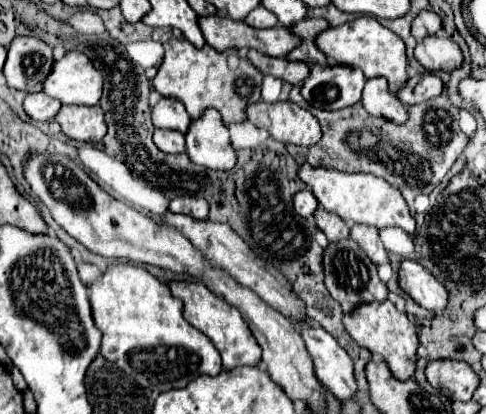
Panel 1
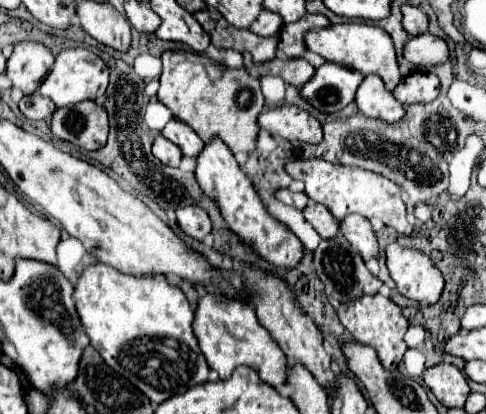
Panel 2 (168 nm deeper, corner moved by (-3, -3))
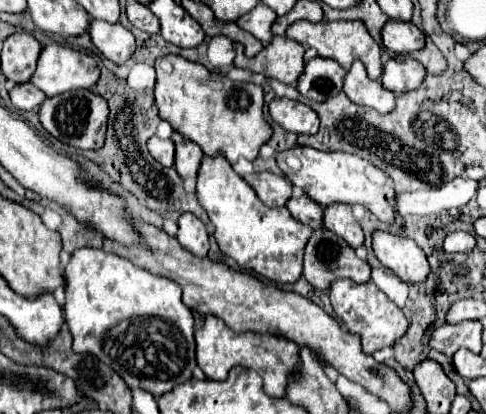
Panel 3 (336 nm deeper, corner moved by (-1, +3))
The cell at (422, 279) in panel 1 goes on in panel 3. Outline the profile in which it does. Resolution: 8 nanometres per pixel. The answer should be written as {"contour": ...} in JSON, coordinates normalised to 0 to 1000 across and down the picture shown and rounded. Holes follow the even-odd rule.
{"contour":[[[788,556],[767,560],[767,609],[780,633],[809,652],[829,681],[858,686],[870,681],[883,662],[883,638],[874,609],[846,580],[829,570],[813,570]]]}

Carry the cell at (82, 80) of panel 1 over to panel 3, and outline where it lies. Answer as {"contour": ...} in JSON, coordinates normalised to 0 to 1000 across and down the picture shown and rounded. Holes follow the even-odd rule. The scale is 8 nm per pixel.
{"contour":[[[101,106],[84,121],[76,169],[64,184],[64,203],[113,232],[150,213],[187,213],[204,193],[204,159],[191,135],[134,116],[126,106]]]}

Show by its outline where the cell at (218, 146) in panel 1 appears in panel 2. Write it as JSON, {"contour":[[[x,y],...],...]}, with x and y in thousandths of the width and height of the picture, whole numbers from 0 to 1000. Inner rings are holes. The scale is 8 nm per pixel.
{"contour":[[[434,333],[434,343],[426,343],[418,362],[405,372],[401,425],[418,449],[418,464],[430,478],[438,478],[455,502],[455,517],[463,536],[475,546],[475,556],[484,556],[484,565],[504,585],[516,585],[549,633],[558,633],[570,647],[603,647],[619,628],[623,618],[619,580],[545,507],[516,435],[492,406],[484,377],[475,372],[475,357],[467,357],[463,343],[455,343],[455,333]]]}

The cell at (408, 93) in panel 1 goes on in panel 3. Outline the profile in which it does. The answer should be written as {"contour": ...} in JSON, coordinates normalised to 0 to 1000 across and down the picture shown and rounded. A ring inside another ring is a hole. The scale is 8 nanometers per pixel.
{"contour":[[[813,135],[813,140],[796,140],[788,155],[788,179],[784,179],[784,203],[813,222],[837,222],[858,213],[874,188],[874,164],[842,140],[842,135]]]}

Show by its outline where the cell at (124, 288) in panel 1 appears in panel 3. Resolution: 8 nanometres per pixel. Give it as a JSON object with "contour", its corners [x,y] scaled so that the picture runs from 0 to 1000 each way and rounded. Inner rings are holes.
{"contour":[[[163,599],[146,614],[134,647],[142,691],[134,696],[134,763],[150,812],[154,850],[183,850],[212,879],[224,879],[265,937],[290,937],[319,961],[352,947],[364,928],[393,918],[401,874],[401,816],[397,816],[397,758],[372,725],[372,696],[364,681],[319,667],[261,623],[200,599]]]}

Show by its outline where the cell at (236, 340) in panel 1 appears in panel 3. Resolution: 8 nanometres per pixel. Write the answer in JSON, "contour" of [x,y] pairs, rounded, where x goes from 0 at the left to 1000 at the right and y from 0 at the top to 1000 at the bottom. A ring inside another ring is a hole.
{"contour":[[[422,763],[422,783],[401,802],[405,821],[405,879],[430,918],[463,918],[479,884],[529,894],[545,923],[545,947],[562,961],[586,961],[591,923],[611,903],[615,889],[615,836],[607,826],[570,816],[562,807],[529,802],[479,802],[455,768]]]}

